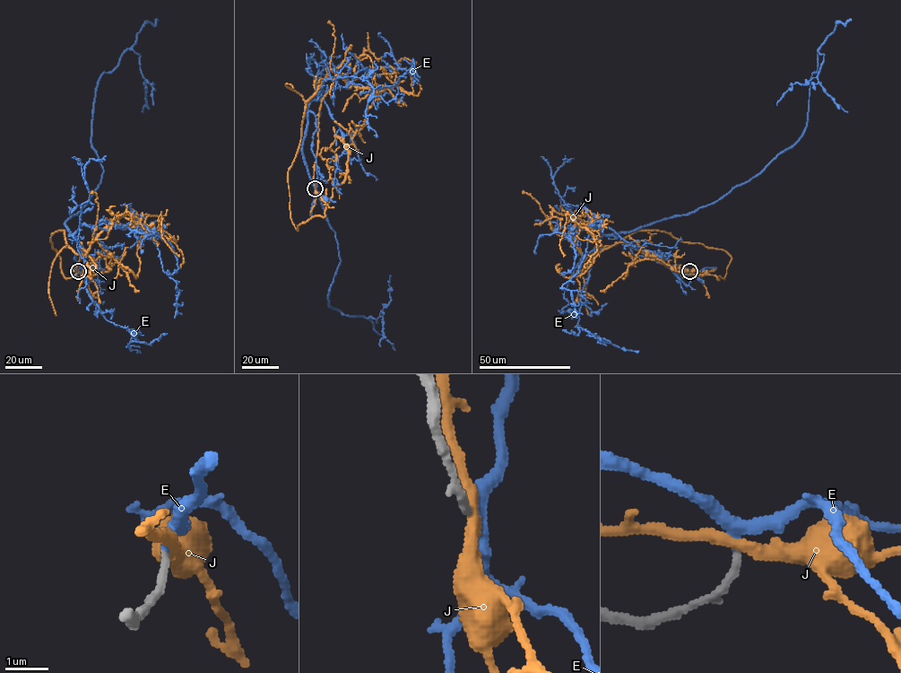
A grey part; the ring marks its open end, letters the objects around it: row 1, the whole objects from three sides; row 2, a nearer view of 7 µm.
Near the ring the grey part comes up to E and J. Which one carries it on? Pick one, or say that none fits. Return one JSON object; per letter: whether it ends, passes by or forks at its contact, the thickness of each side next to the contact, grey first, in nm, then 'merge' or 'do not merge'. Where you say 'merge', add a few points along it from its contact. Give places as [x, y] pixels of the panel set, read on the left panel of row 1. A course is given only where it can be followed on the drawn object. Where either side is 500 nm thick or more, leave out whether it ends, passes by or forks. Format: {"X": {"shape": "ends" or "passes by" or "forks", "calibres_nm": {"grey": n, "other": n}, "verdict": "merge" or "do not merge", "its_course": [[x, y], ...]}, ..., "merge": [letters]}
{"E": {"shape": "passes by", "calibres_nm": {"grey": 160, "other": 240}, "verdict": "merge", "its_course": [[78, 271], [78, 238], [65, 222], [99, 184], [95, 88], [127, 49], [153, 84], [153, 105]]}, "J": {"shape": "passes by", "calibres_nm": {"grey": 160, "other": 300}, "verdict": "do not merge"}, "merge": ["E"]}

